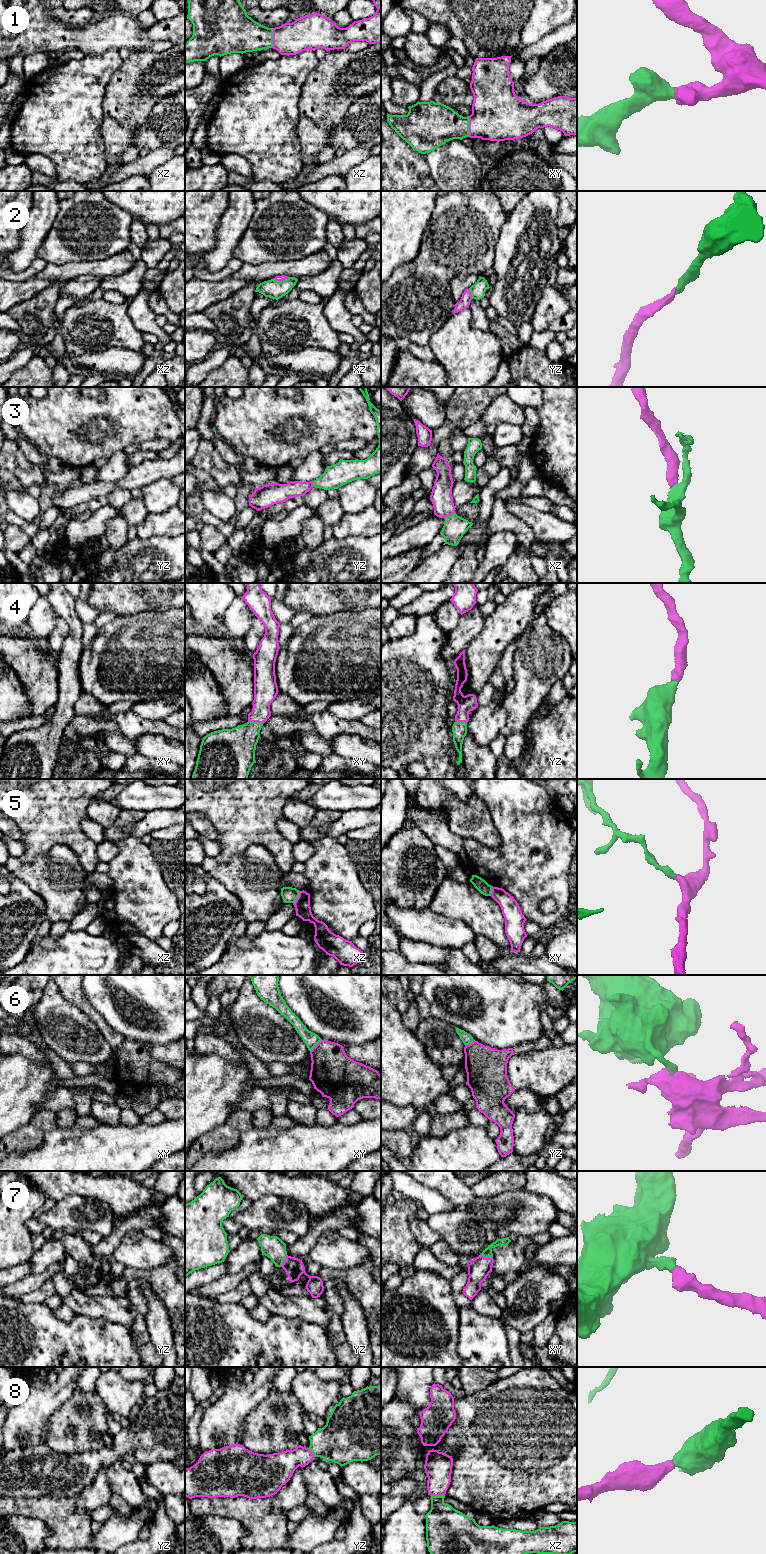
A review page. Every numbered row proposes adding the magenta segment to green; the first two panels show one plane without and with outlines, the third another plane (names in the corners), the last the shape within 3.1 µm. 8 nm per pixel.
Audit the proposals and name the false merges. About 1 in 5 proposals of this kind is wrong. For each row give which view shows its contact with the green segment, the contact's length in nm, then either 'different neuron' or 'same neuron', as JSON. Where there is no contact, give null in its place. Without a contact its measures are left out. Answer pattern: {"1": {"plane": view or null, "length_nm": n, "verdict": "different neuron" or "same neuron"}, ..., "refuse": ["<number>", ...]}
{"1": {"plane": "xy", "length_nm": 170, "verdict": "same neuron"}, "2": {"plane": "xz", "length_nm": 130, "verdict": "same neuron"}, "3": {"plane": "xz", "length_nm": 100, "verdict": "same neuron"}, "4": {"plane": "xy", "length_nm": 130, "verdict": "same neuron"}, "5": {"plane": "xz", "length_nm": 120, "verdict": "different neuron"}, "6": {"plane": "xy", "length_nm": 140, "verdict": "different neuron"}, "7": {"plane": "yz", "length_nm": 110, "verdict": "same neuron"}, "8": {"plane": "xz", "length_nm": 110, "verdict": "same neuron"}, "refuse": ["5", "6"]}

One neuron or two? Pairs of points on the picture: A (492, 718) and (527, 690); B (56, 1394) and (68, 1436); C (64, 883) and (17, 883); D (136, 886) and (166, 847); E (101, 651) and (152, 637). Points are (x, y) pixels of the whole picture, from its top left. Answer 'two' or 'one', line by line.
A: two
B: two
C: two
D: two
E: one

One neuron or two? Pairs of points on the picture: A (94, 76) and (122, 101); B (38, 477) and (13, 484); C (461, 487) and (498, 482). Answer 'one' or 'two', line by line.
A: two
B: two
C: two

